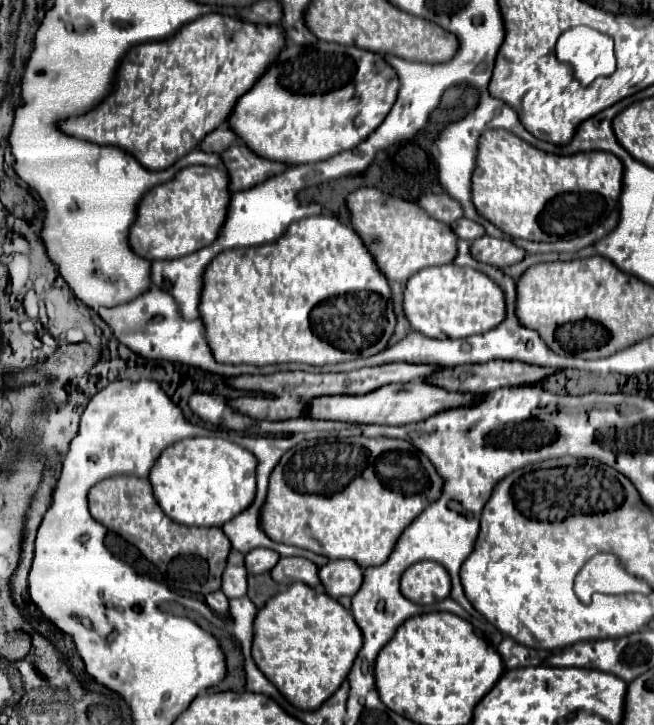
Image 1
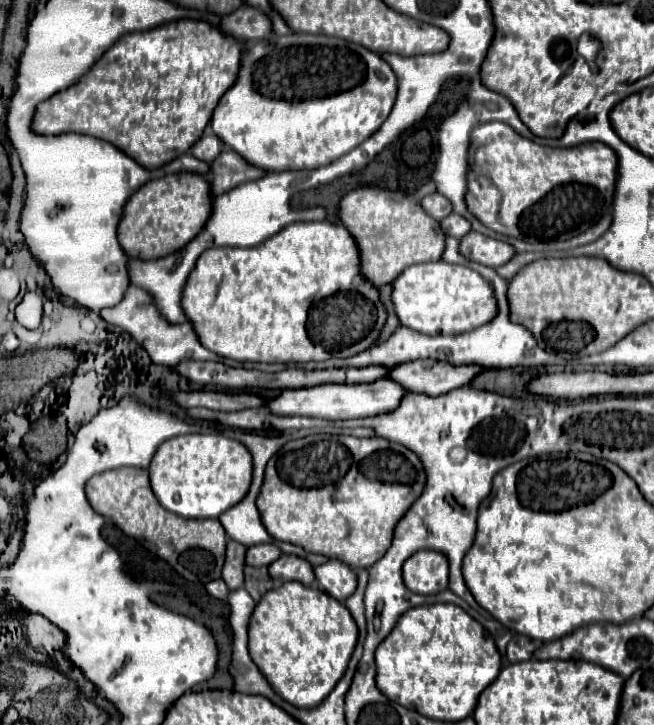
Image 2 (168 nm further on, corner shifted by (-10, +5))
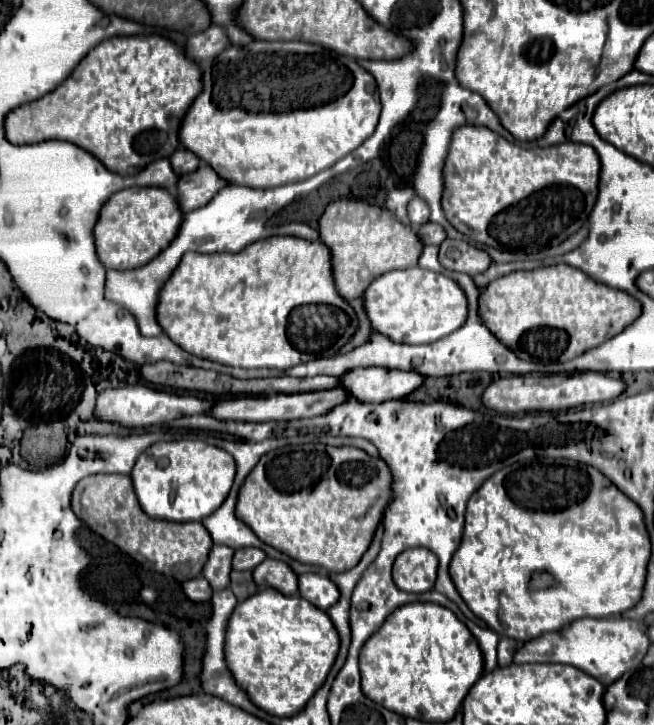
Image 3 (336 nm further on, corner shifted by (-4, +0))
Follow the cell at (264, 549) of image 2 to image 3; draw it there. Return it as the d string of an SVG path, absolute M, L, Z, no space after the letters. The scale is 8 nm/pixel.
M242 547L234 551L234 559L232 559L232 569L254 569L256 565L260 565L266 559L266 553L262 549L256 547Z

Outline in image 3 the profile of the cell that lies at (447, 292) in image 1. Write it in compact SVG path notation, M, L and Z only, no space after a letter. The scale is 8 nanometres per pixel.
M410 267L404 271L390 271L390 273L376 277L364 293L364 311L366 311L374 331L386 335L394 343L420 345L420 343L434 343L434 341L450 335L454 329L460 329L466 321L468 305L466 305L464 291L446 275L426 271L420 267Z

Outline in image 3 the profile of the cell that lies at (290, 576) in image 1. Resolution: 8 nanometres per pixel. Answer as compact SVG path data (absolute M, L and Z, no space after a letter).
M264 559L256 569L254 569L254 583L260 587L272 587L278 589L280 593L294 595L298 591L298 577L294 571L284 563L276 559Z

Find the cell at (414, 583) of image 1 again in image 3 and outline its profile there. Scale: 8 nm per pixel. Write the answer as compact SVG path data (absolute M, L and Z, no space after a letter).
M424 547L402 551L392 569L392 579L398 589L408 593L424 593L434 587L438 559Z

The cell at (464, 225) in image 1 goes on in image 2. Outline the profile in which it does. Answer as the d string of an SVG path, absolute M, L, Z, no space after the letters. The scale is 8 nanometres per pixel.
M456 214L446 216L440 224L442 224L444 232L448 232L448 236L456 236L456 238L462 238L472 230L470 222L466 218L462 218L462 216L456 216Z

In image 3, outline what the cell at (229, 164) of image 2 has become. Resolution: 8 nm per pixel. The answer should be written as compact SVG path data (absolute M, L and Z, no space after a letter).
M200 163L196 171L186 173L176 183L176 201L182 213L190 213L194 209L200 209L206 205L224 185L228 185L224 179L220 179L214 169L210 169L206 163Z

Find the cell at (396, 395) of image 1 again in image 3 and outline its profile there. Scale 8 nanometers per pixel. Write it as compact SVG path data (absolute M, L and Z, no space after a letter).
M342 387L326 389L326 391L314 391L314 393L270 393L260 397L240 397L240 399L226 399L216 401L214 409L210 409L208 415L220 419L220 421L292 421L292 419L304 419L304 417L316 417L330 411L336 403L344 403L348 399L346 391Z

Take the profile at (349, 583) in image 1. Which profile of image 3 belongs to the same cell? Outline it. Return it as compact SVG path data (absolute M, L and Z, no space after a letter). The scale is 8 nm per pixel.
M318 573L300 575L298 593L300 593L300 597L306 597L306 601L310 601L314 607L318 607L322 611L332 607L340 597L338 587L326 575L318 575Z

